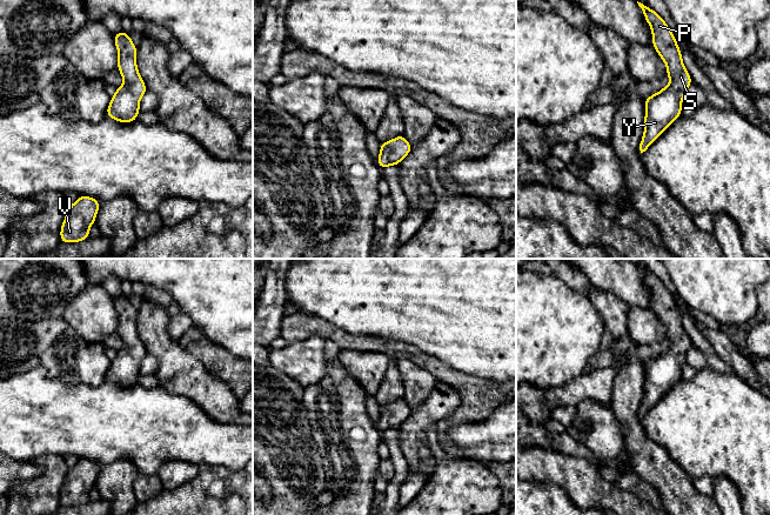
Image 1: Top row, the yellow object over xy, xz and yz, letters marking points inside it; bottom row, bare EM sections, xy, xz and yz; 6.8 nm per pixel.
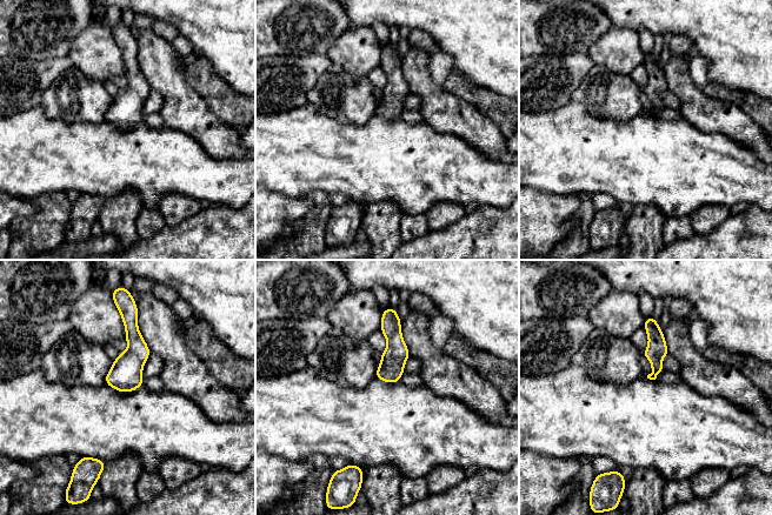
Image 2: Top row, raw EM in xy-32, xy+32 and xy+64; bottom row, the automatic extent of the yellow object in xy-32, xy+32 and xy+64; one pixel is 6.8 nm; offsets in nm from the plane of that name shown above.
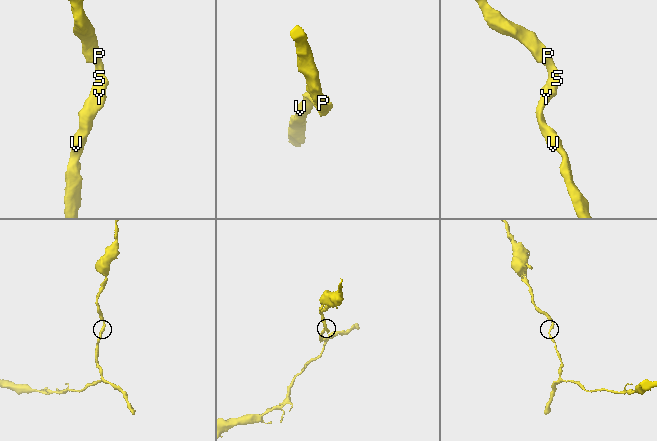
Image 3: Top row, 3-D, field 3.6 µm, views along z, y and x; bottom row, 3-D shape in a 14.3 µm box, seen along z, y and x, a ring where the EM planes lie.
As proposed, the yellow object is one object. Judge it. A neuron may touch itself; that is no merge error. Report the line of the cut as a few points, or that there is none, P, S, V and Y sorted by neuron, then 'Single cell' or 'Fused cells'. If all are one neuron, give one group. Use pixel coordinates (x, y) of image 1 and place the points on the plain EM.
No split. Groups: P S V Y. Single cell

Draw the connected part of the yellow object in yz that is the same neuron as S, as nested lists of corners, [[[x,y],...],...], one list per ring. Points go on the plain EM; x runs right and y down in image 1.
[[[638,265],[637,267],[643,274],[644,283],[651,290],[652,310],[665,326],[665,340],[671,343],[669,349],[663,349],[658,356],[644,363],[644,396],[640,407],[640,414],[643,416],[682,379],[682,364],[692,342],[683,327],[676,301],[663,281],[652,272]]]

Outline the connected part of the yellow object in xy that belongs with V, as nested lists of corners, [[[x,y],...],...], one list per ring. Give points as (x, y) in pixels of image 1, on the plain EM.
[[[79,459],[78,463],[68,469],[60,493],[60,504],[62,507],[72,507],[87,503],[89,501],[89,491],[95,487],[99,471],[99,463]]]

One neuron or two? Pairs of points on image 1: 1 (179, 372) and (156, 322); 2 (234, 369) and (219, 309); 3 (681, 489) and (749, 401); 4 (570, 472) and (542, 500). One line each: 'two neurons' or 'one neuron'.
1: one neuron
2: two neurons
3: two neurons
4: two neurons

